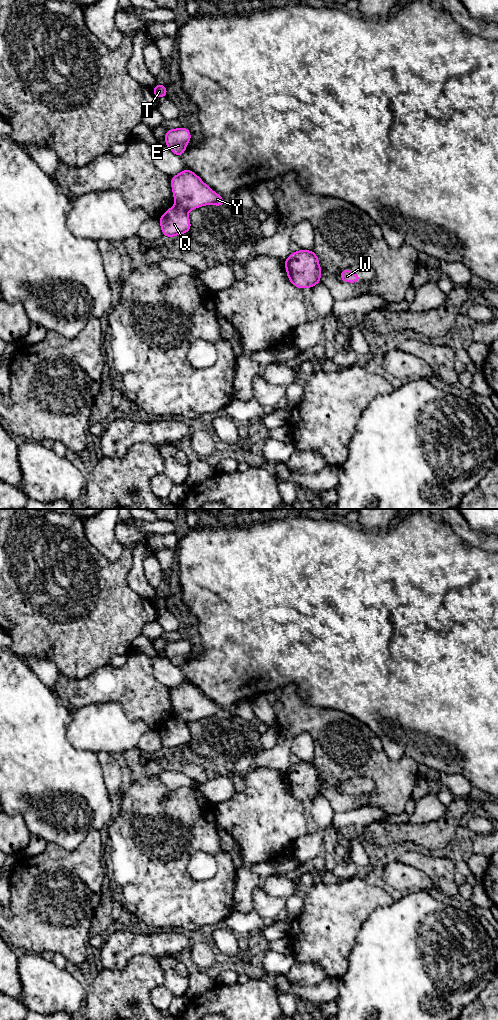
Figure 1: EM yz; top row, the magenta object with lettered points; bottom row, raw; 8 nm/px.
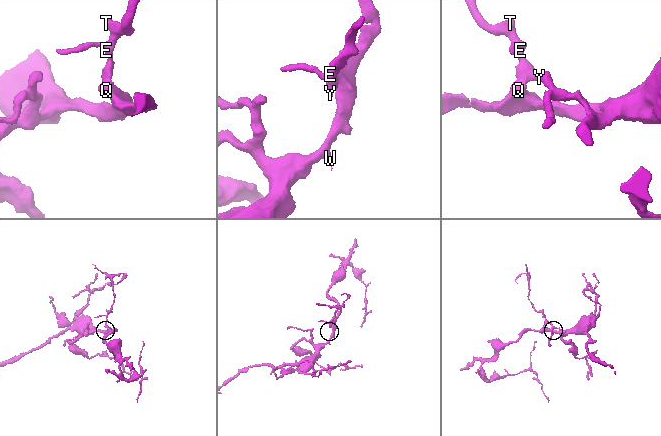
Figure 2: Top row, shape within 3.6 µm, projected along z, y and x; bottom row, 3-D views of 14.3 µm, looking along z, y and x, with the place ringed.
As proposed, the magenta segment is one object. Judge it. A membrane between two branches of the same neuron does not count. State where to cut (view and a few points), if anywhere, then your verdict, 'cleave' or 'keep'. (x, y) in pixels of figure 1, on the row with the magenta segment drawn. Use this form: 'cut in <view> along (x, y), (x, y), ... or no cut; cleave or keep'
cut in yz along (175, 203), (187, 210); cleave

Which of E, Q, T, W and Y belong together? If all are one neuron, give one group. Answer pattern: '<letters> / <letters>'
E T Y / Q W

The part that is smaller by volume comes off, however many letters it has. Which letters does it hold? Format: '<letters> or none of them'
E, T, Y

